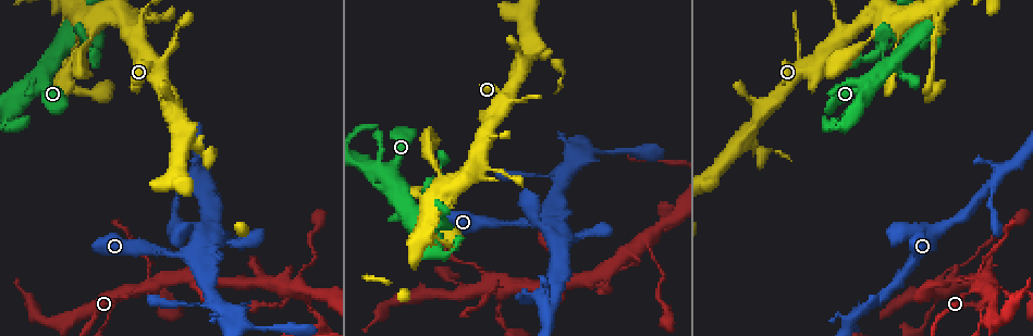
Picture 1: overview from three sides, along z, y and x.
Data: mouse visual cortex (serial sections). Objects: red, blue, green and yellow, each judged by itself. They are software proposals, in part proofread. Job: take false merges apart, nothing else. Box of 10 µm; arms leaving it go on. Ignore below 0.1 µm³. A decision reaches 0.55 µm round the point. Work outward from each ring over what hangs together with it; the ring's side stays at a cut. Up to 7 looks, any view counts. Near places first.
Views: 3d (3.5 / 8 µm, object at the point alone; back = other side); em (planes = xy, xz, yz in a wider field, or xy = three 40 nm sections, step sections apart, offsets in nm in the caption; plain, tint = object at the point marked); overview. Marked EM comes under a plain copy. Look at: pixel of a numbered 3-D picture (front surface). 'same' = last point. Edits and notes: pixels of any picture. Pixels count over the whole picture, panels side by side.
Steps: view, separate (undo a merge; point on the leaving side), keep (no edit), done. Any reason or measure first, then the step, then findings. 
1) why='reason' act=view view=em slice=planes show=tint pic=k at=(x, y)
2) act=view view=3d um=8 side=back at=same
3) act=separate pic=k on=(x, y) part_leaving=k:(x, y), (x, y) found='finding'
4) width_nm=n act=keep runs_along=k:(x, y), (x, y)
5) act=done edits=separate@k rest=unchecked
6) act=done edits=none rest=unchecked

why='arms part here' act=view view=3d um=8 side=back pic=1 at=(140, 291)

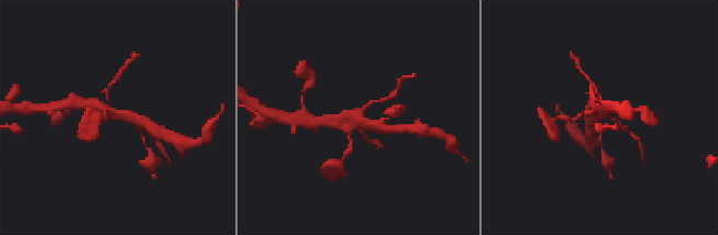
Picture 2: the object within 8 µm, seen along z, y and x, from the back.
act=view view=em slice=xy step=2 show=tint at=same

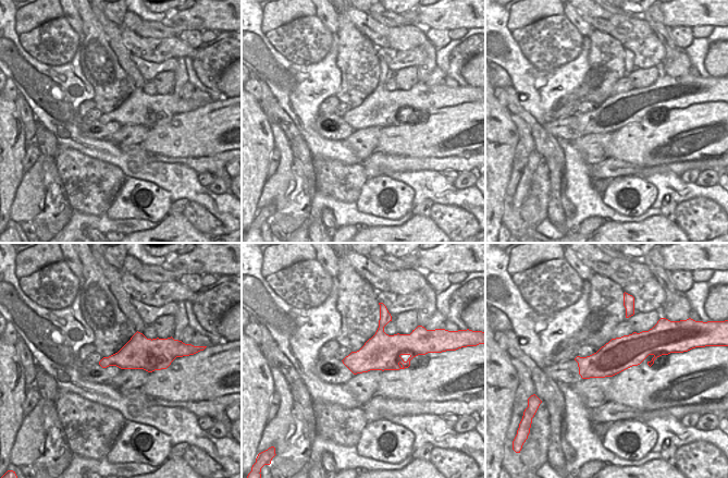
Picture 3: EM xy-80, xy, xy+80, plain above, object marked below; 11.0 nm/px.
act=keep runs_along=2:(385, 99), (332, 122) found='one cell here'

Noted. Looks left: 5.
why='arms part here' act=view view=3d um=3.5 pic=1 at=(647, 244)

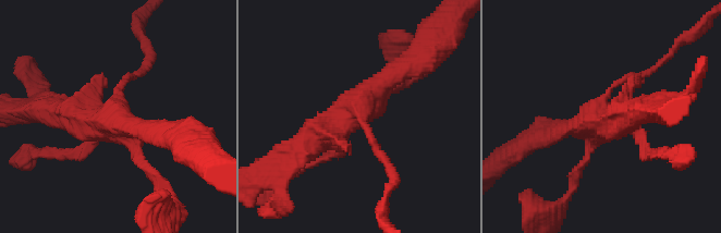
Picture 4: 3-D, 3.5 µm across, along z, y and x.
why='need the tissue' act=view view=em slice=xy step=1 show=tint pic=4 at=(111, 121)

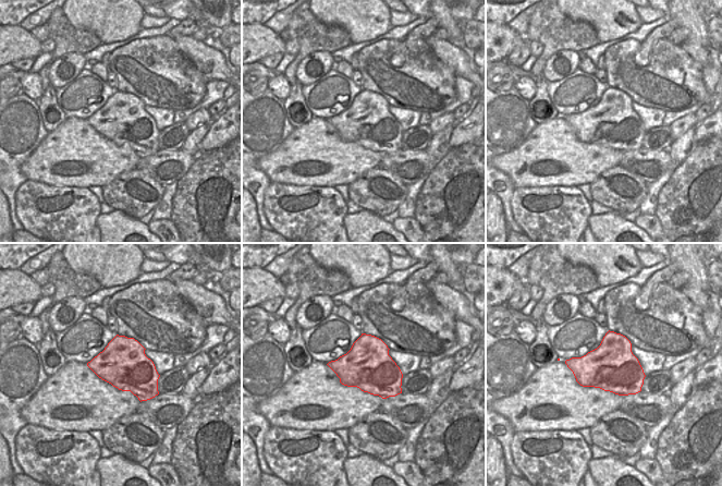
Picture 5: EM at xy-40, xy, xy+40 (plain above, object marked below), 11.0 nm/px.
act=keep runs_along=4:(296, 150), (410, 68) found='all the same cell'

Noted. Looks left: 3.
why='a fork' act=view view=3d um=3.5 pic=1 at=(932, 236)

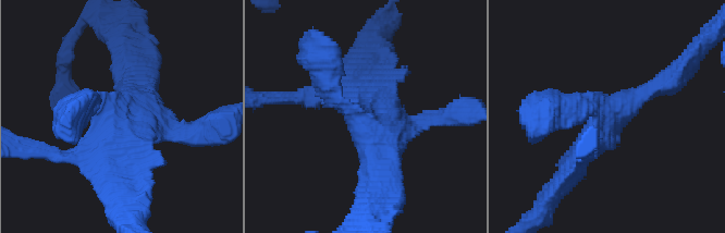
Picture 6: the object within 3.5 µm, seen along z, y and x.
why='shape alone is not enough' act=view view=em slice=xy step=1 show=tint pic=6 at=(605, 123)

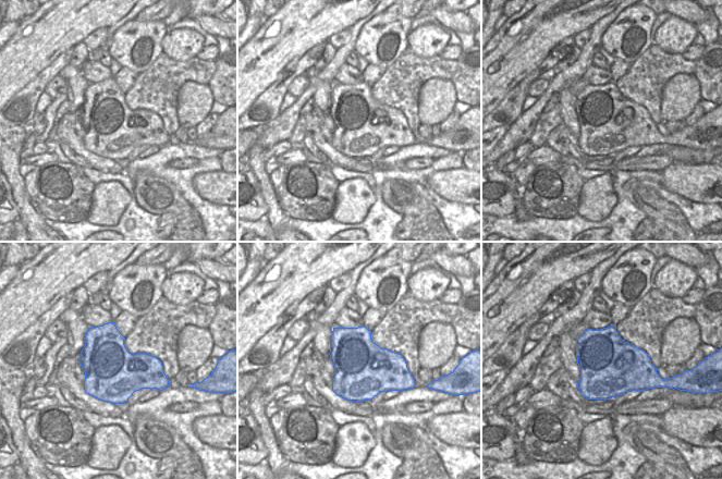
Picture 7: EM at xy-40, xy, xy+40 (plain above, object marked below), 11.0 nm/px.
act=keep found='continuous, no second cell'

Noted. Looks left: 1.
act=done edits=none rest=unchecked

